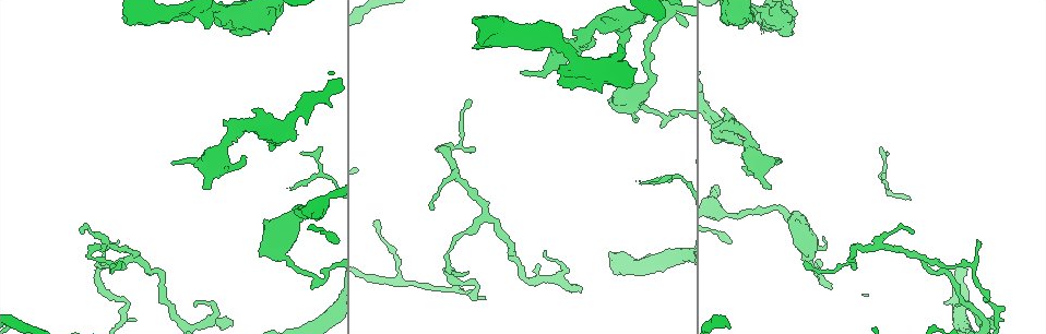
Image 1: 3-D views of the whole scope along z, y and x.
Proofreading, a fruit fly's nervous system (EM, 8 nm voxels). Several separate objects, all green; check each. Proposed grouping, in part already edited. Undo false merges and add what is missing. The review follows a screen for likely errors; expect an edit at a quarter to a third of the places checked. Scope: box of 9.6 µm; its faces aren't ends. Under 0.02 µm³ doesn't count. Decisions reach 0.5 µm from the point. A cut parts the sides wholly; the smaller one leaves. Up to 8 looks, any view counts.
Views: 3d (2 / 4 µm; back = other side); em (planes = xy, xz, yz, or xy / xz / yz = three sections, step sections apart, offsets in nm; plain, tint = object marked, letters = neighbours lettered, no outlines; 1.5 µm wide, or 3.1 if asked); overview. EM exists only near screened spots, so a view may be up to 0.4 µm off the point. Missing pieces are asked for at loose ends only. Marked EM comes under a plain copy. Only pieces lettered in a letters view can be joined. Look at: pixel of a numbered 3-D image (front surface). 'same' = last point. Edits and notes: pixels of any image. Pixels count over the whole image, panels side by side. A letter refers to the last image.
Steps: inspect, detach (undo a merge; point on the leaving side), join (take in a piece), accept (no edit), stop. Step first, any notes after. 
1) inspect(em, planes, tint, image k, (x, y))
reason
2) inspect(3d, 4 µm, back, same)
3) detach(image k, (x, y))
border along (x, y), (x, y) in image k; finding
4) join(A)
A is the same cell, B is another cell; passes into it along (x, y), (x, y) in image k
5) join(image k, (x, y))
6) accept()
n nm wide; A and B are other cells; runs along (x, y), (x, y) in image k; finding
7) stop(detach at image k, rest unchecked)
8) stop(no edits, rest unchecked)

inspect(3d, 4 µm, image 1, (485, 218))
a fork

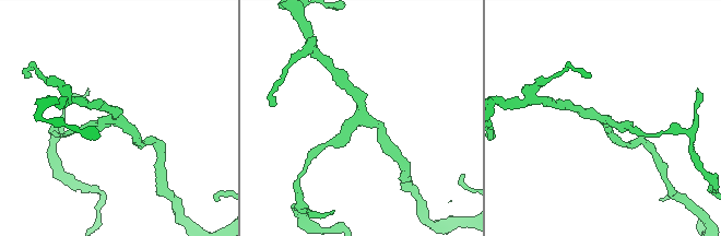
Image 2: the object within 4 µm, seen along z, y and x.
inspect(em, planes, letters, image 2, (606, 119))
3 arms

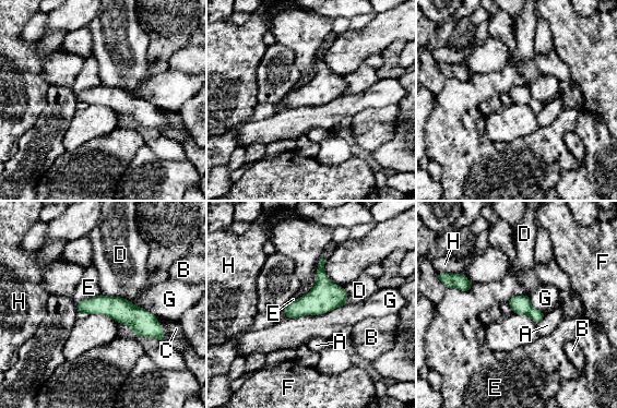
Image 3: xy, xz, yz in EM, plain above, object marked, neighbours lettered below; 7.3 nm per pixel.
accept()
G touches over 480 nm; A, B, C, D, E, F, G and H are other cells; all the same cell

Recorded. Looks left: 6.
inspect(3d, 2 µm, image 1, (852, 267))
tapers out

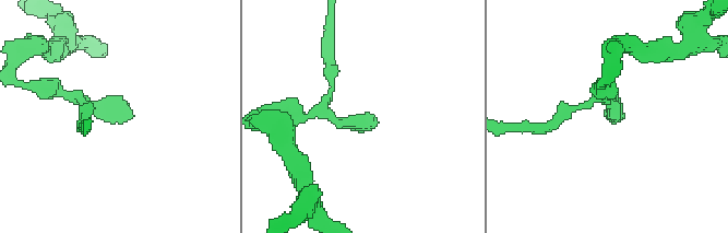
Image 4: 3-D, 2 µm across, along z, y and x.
inspect(em, xy, step 4, tint, image 4, (131, 118))
now the EM

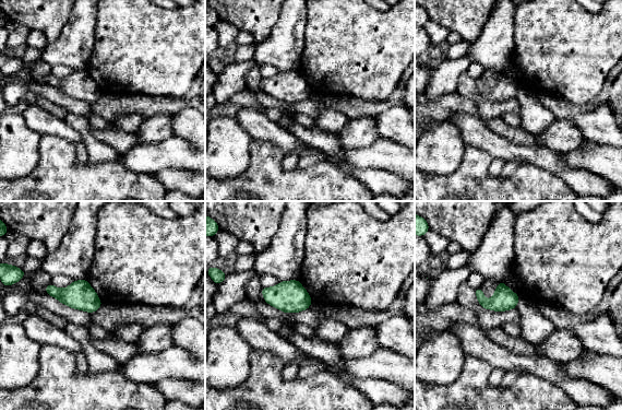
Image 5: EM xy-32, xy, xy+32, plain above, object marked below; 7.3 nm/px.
inspect(em, planes, letters, same)

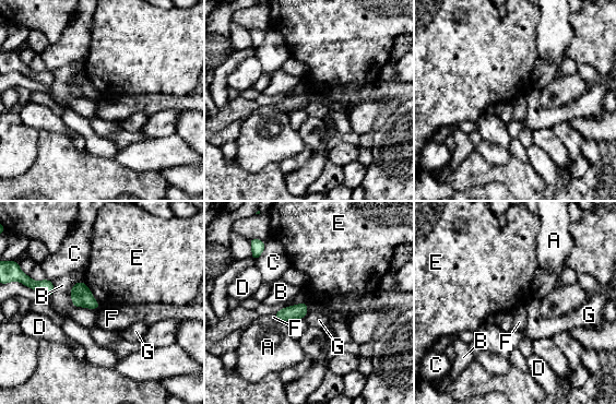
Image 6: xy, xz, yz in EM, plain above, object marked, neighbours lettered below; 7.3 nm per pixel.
accept()
110 nm wide; A, B, C, D, E, F and G are other cells; border along (308, 304), (306, 313) in image 6; no lettered piece goes on from it

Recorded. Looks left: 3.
inspect(em, planes, letters, image 1, (603, 16))
stops while still wide

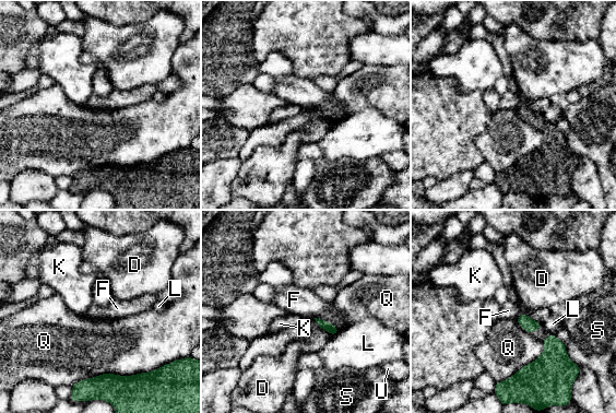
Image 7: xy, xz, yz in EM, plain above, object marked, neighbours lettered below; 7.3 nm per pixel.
accept()
D, F, K, L, Q, S and U are other cells; border along (314, 317), (327, 320), (339, 331) in image 7; no lettered piece goes on from it

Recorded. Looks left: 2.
stop(no edits, rest unchecked)

